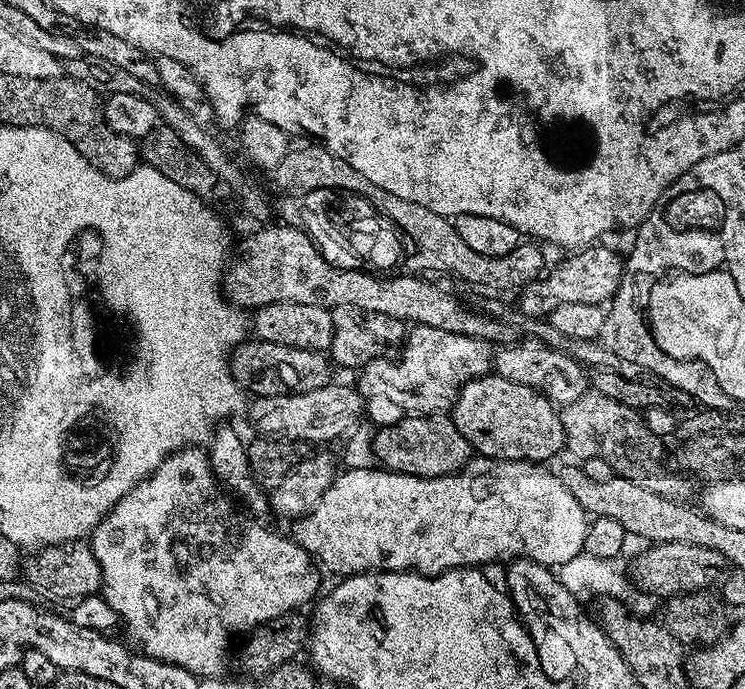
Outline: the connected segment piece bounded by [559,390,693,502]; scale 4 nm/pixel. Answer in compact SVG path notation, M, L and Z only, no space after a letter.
M592 390L563 405L559 414L567 451L572 451L578 456L576 458L581 461L600 458L610 464L615 475L621 476L623 480L638 482L646 486L646 490L662 494L662 498L681 502L693 499L693 481L683 471L671 472L668 469L668 464L664 461L664 448L660 445L663 444L661 437L647 428L647 422L639 411Z

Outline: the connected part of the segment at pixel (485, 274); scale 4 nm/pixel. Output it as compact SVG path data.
M293 147L286 154L286 158L278 162L278 166L274 169L274 176L281 193L319 193L321 190L328 190L324 188L341 188L341 193L364 196L376 207L380 215L389 216L409 241L412 239L418 247L433 252L454 275L461 276L472 284L493 284L496 288L520 290L525 284L541 276L545 264L544 252L540 249L543 247L539 243L521 242L514 250L510 250L510 254L502 254L498 258L478 254L470 246L466 246L462 238L458 238L458 230L454 230L449 217L434 214L434 210L426 210L426 206L418 206L418 202L406 202L406 198L398 198L374 186L374 182L362 178L362 174L358 174L358 170L350 166L350 162L338 158L328 148L315 147Z

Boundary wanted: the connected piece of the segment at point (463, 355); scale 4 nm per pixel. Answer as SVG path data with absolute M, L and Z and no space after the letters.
M422 324L407 333L395 358L372 360L359 369L358 391L367 418L373 420L373 425L383 426L390 420L388 400L404 414L444 414L456 403L460 388L466 386L466 382L489 375L493 368L494 348L489 341Z

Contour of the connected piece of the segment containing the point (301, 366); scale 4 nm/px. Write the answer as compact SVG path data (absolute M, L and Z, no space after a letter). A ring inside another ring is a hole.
M255 338L237 344L231 352L229 368L245 393L253 397L290 395L292 392L318 390L331 383L331 361L325 353L308 348L283 346Z

